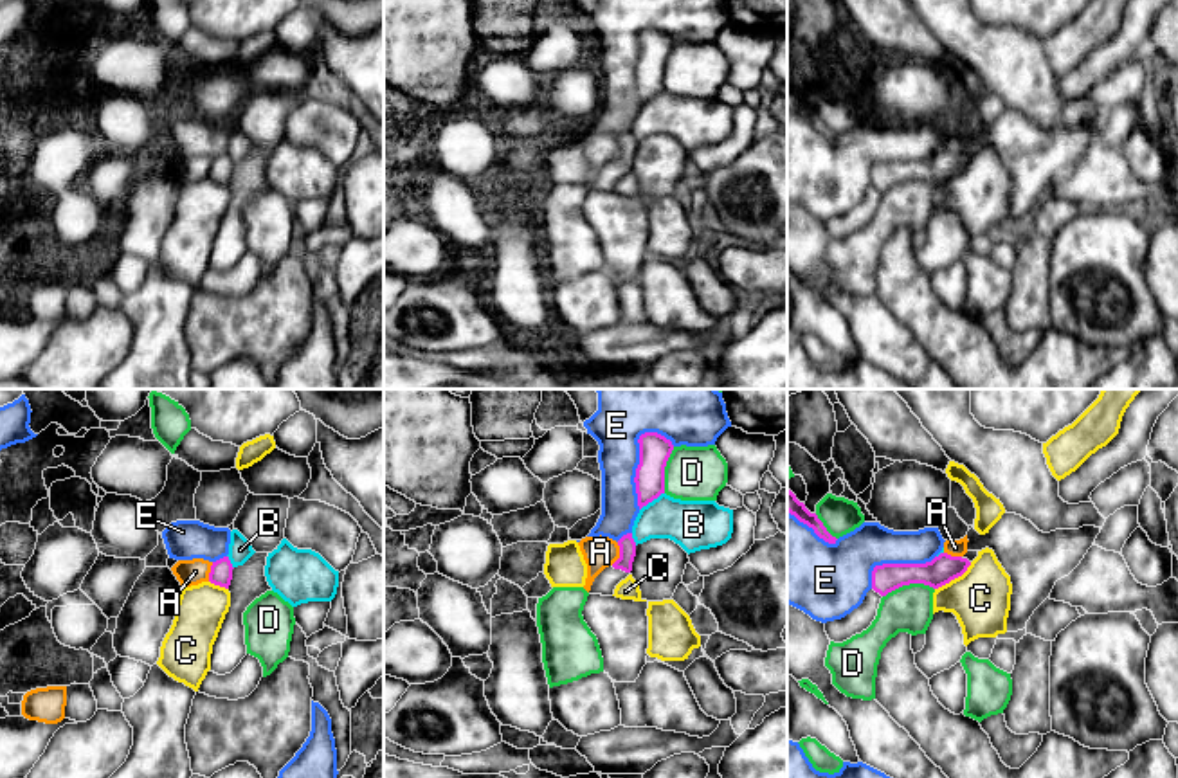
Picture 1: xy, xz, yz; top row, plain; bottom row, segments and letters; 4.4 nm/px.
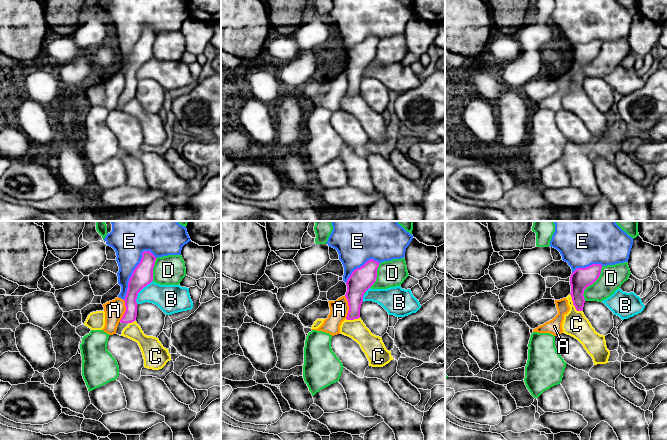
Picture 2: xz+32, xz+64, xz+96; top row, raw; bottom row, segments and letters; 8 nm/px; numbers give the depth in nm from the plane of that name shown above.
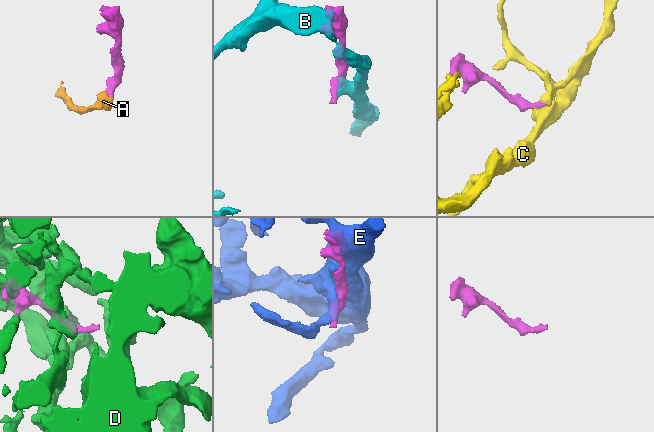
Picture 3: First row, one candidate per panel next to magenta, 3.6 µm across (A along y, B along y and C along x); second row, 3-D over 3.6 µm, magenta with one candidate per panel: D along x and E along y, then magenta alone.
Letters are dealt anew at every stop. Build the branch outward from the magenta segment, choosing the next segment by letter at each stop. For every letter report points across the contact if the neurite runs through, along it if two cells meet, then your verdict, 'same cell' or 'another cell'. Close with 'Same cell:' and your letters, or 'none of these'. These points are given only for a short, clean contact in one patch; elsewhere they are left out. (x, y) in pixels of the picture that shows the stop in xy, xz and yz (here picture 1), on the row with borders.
A: along xz (618, 542), (618, 557), (611, 564) | another cell
B: along xz (663, 492), (640, 510) | another cell
C: along yz (971, 562), (960, 575), (935, 589) | another cell
D: another cell
E: another cell
Same cell: none of these

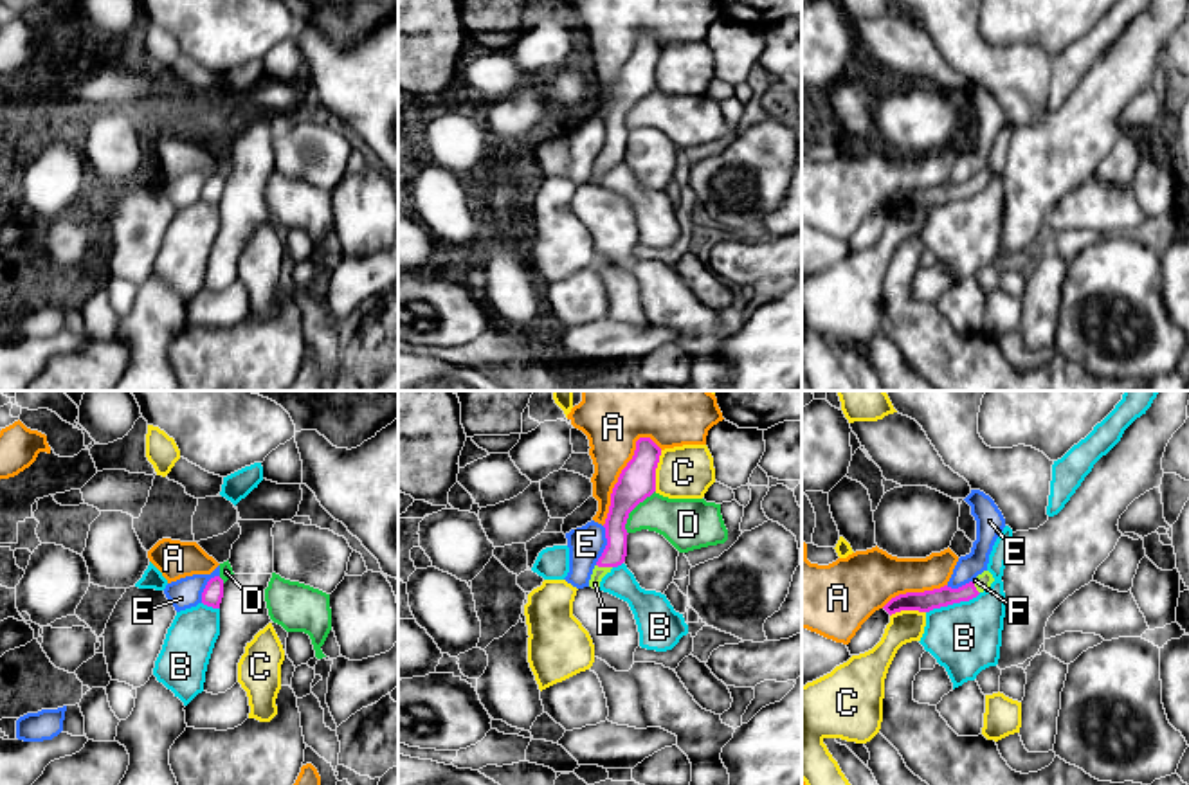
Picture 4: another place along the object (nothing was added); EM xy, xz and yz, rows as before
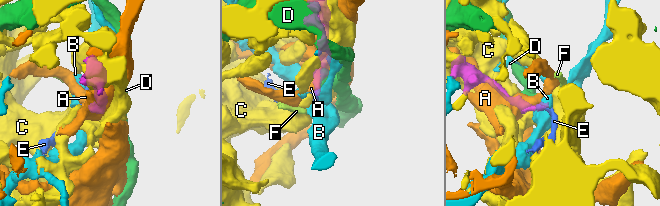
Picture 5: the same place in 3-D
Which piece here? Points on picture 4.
A: another cell
B: along yz (980, 593), (926, 613) | another cell
C: another cell
D: along xz (654, 490), (629, 514), (627, 533) | another cell
E: along xz (604, 526), (606, 548), (595, 564) | another cell
F: across xz (615, 551), (604, 566), (599, 573) | same cell
Same cell: F

